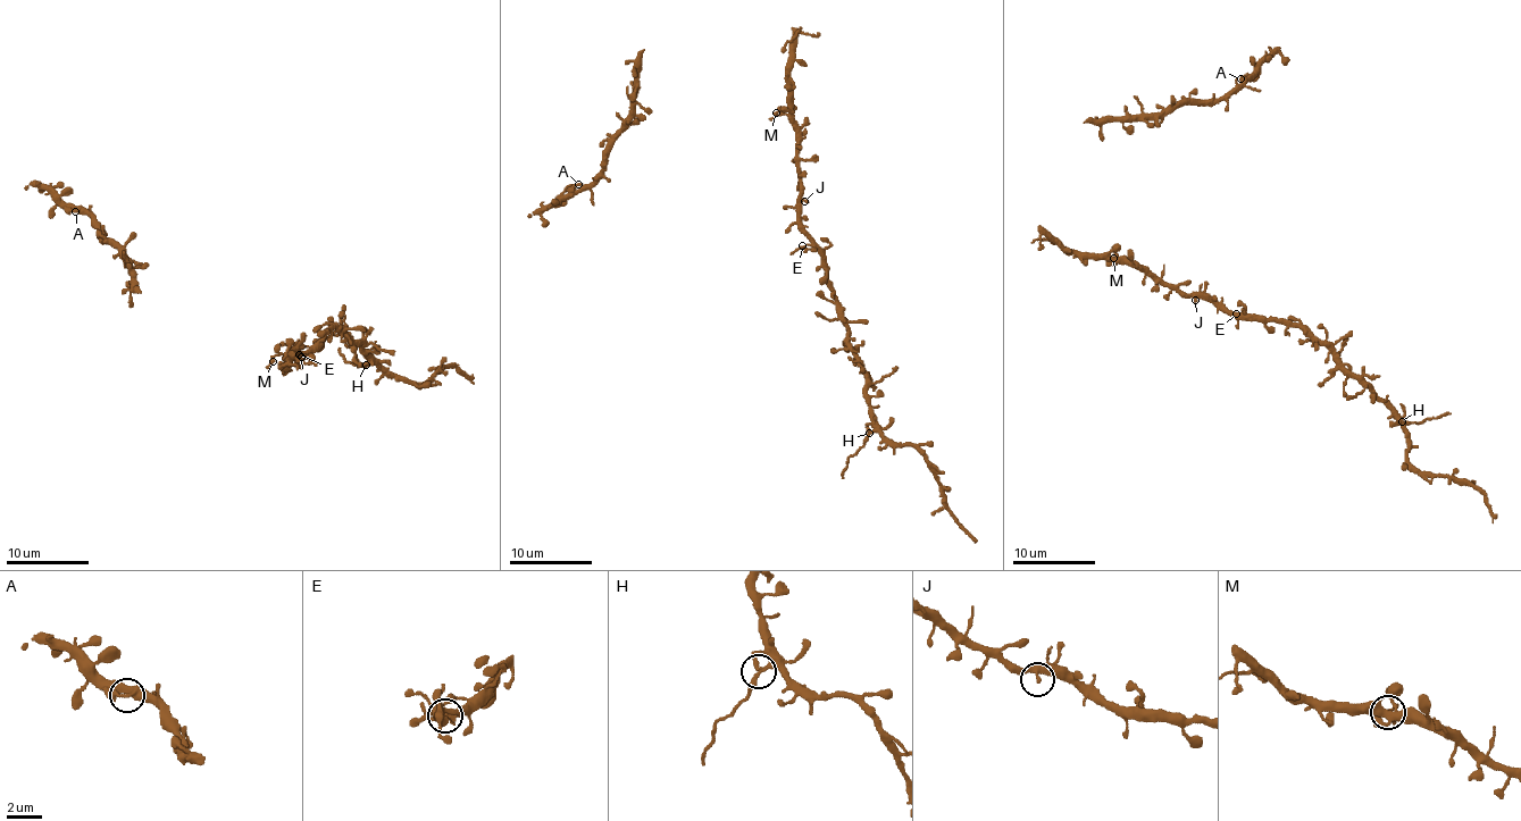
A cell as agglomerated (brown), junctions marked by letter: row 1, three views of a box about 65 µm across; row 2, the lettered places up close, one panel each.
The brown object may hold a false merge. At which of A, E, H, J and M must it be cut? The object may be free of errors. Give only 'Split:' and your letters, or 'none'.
Split: H

